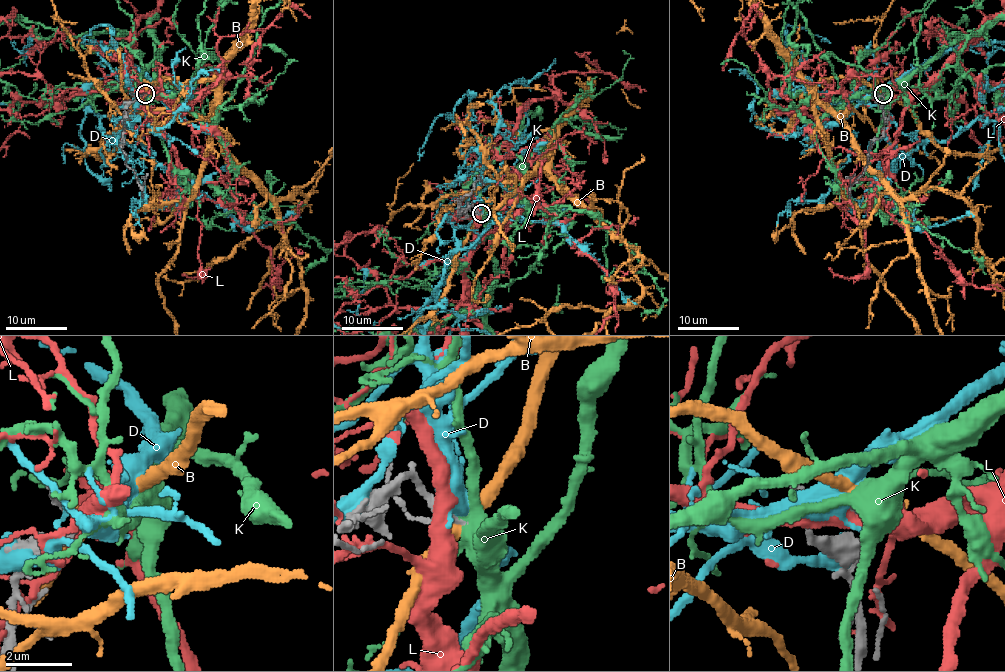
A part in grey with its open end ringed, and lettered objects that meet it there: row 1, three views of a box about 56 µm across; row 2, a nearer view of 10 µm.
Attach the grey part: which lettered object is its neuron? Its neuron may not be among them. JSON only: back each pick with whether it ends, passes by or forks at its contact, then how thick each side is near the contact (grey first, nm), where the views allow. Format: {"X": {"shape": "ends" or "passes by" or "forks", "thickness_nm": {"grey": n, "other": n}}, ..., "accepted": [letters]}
{"K": {"shape": "forks", "thickness_nm": {"grey": 160, "other": 320}}, "accepted": ["K"]}

